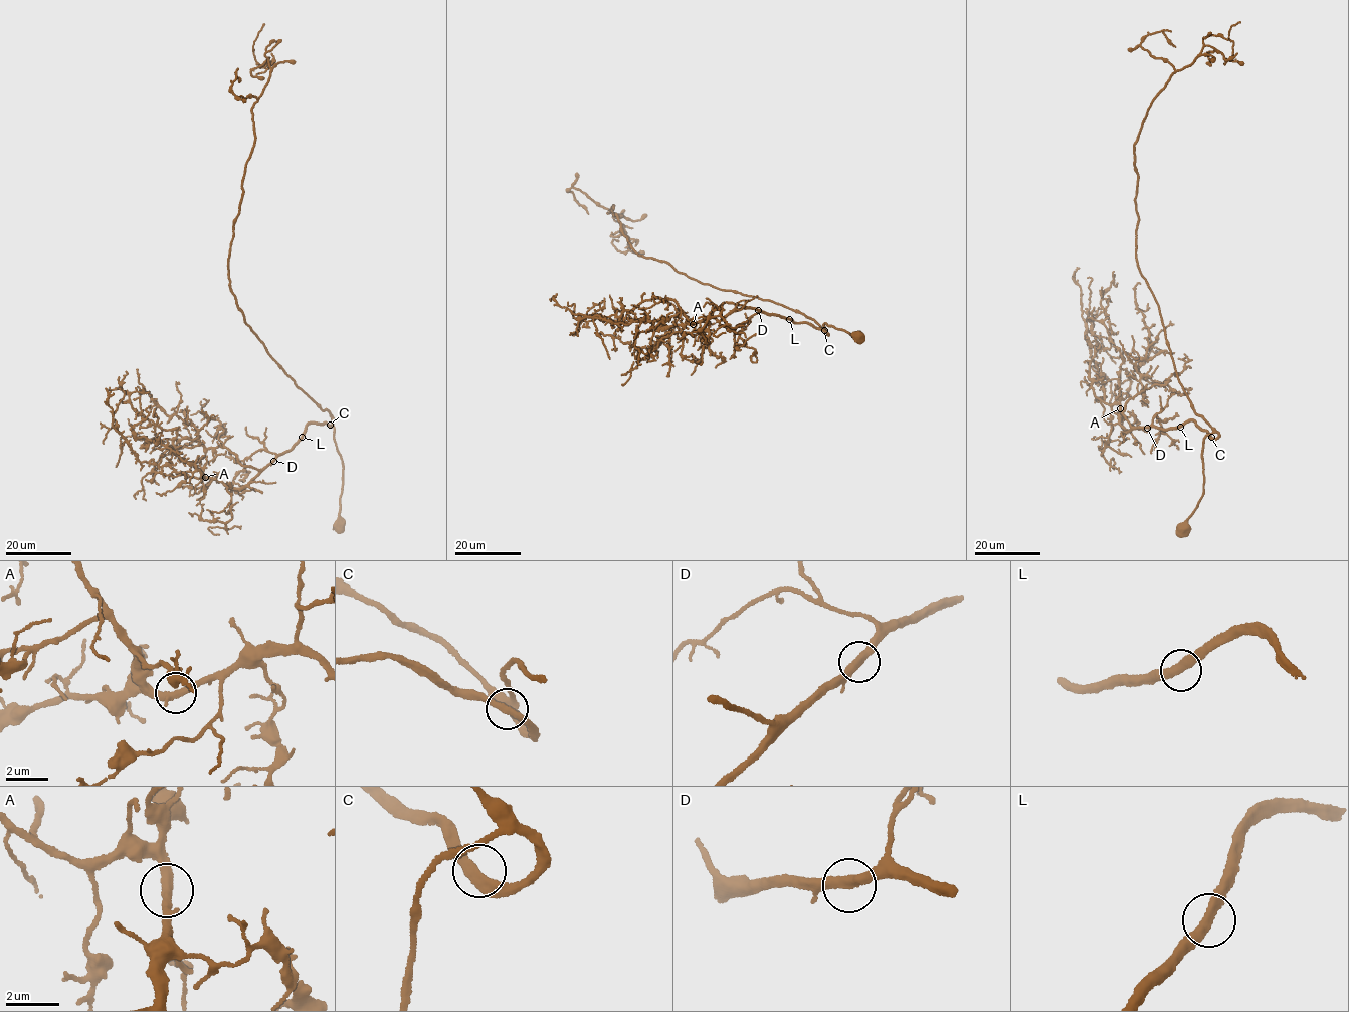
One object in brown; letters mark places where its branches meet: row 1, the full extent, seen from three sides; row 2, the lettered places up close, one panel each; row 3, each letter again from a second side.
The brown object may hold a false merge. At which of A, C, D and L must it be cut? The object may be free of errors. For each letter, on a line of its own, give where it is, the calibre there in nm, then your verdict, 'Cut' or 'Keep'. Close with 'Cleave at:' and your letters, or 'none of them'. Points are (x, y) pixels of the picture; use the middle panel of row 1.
A: Place: (693, 324). Thickness 360 nm. Keep
C: Place: (824, 330). Thickness 360 nm. Keep
D: Place: (758, 310). Thickness 380 nm. Keep
L: Place: (789, 319). Thickness 360 nm. Keep
Cleave at: none of them

